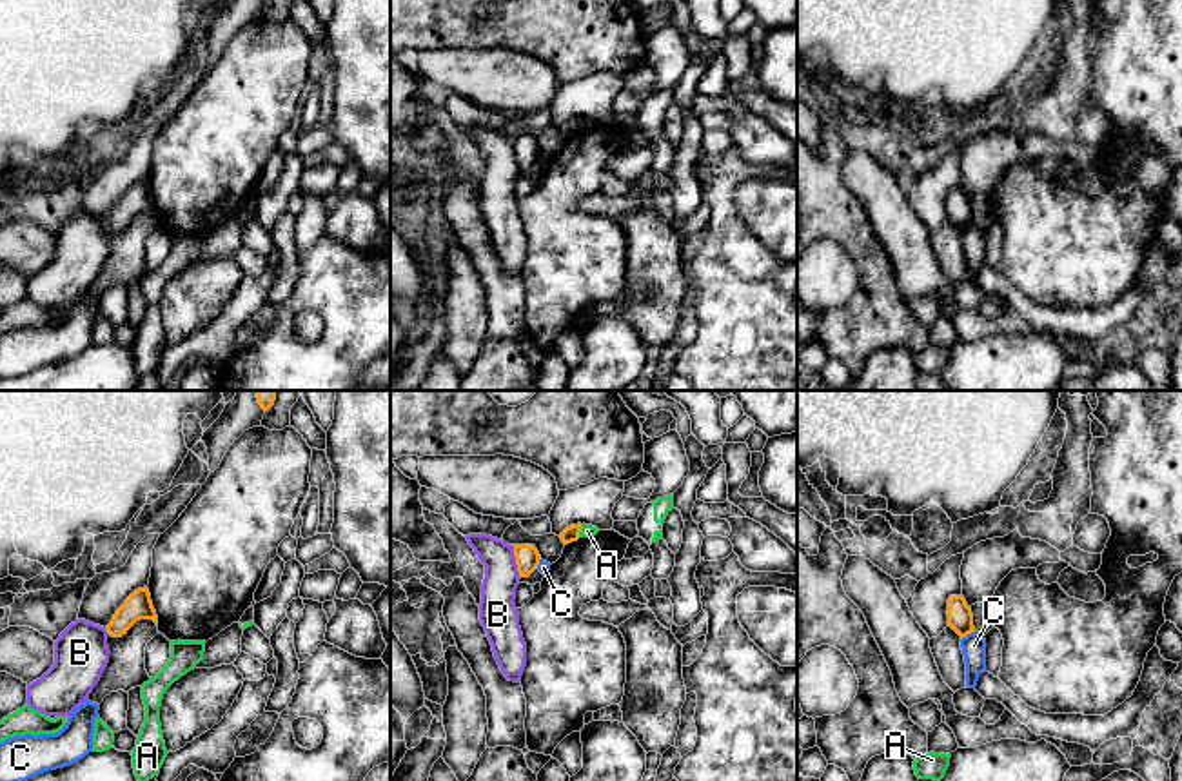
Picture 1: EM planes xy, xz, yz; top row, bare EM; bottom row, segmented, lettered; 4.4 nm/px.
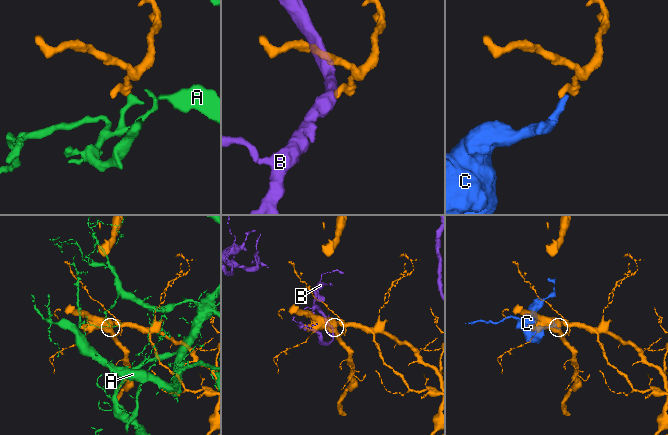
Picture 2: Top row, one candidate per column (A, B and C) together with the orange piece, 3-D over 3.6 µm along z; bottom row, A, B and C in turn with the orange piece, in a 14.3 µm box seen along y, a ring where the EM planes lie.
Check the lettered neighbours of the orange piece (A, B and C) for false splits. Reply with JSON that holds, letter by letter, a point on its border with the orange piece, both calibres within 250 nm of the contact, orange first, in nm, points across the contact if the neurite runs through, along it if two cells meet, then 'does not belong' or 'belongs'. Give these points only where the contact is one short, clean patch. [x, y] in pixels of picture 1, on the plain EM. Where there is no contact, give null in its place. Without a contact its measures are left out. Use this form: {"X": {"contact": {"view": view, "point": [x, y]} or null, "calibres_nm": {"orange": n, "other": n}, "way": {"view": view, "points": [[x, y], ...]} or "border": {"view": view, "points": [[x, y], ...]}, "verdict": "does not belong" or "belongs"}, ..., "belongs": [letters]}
{"A": {"contact": {"view": "xz", "point": [580, 124]}, "calibres_nm": {"orange": 70, "other": 60}, "verdict": "does not belong"}, "B": {"contact": {"view": "xz", "point": [516, 155]}, "calibres_nm": {"orange": 110, "other": 170}, "verdict": "does not belong"}, "C": {"contact": {"view": "yz", "point": [968, 226]}, "calibres_nm": {"orange": 110, "other": 110}, "border": {"view": "yz", "points": [[975, 224], [961, 233]]}, "verdict": "does not belong"}, "belongs": []}

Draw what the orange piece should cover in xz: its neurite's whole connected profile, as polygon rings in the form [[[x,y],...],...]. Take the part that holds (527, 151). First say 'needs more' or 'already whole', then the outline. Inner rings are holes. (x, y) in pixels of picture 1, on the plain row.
already whole; [[[514,138],[519,171],[528,171],[539,158],[539,145],[534,138]]]

